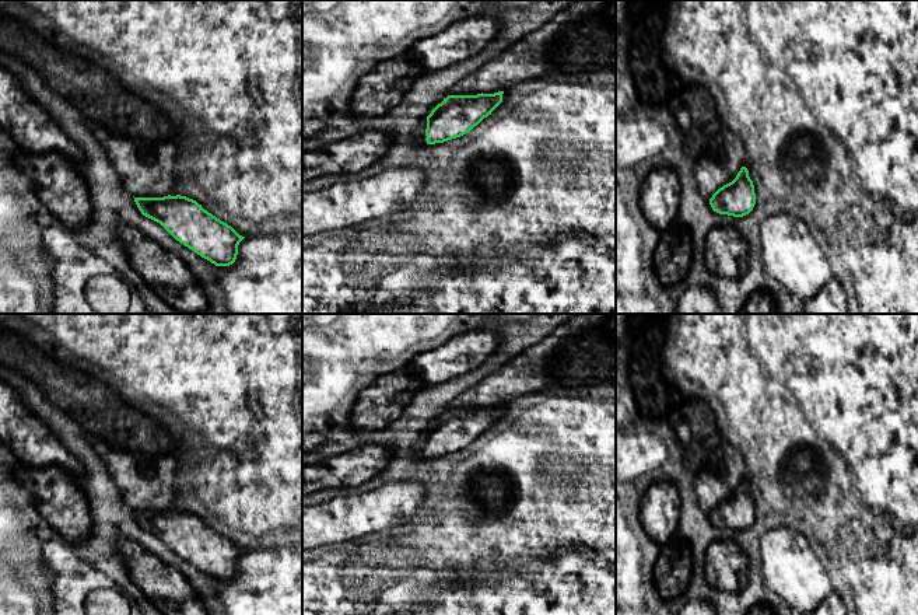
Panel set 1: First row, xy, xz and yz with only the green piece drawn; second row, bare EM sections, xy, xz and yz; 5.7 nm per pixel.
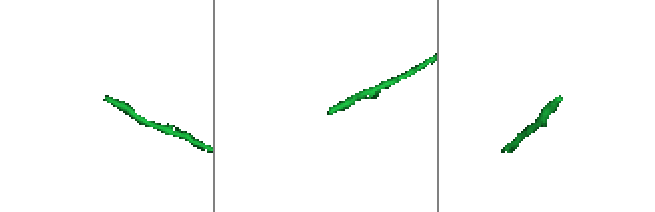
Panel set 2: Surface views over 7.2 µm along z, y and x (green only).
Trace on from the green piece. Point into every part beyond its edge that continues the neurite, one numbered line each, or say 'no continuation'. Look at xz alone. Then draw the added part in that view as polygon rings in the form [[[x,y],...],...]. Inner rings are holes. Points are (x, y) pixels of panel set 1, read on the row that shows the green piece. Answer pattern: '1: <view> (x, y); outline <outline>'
1: xz (420, 129); outline [[[427,118],[421,119],[416,126],[416,139],[418,140],[420,144],[427,144],[425,129]]]

